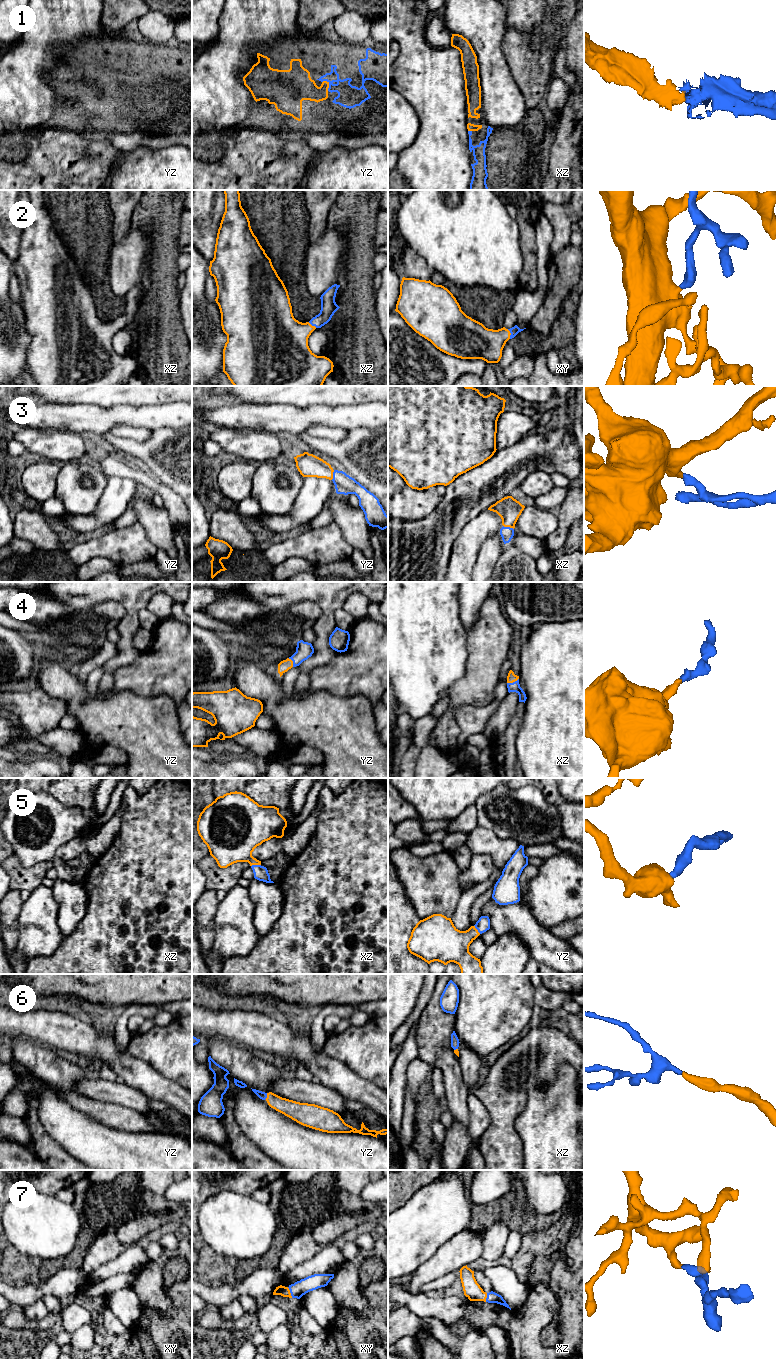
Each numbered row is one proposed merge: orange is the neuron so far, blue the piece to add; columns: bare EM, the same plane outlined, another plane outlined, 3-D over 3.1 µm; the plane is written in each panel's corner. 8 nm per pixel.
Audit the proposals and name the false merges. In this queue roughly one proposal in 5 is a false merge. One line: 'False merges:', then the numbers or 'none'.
False merges: none

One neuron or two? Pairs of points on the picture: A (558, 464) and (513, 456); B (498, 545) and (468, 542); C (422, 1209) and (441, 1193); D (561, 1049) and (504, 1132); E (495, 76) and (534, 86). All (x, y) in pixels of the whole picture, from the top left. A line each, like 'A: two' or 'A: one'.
A: one
B: two
C: one
D: one
E: two

